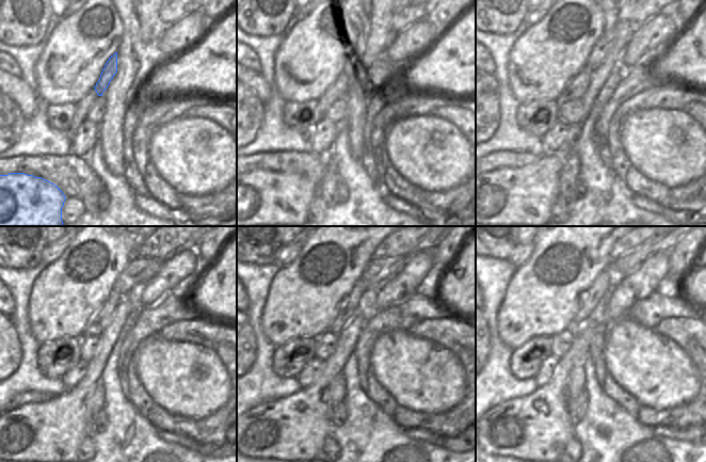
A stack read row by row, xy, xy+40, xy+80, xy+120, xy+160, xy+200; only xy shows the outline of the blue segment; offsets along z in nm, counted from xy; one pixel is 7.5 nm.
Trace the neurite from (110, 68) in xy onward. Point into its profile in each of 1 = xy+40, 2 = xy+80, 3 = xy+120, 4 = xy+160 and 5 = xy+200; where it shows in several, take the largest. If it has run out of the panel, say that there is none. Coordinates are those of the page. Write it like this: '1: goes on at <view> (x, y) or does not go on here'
1: goes on at xy+40 (355, 59)
2: goes on at xy+80 (606, 52)
3: goes on at xy+120 (50, 432)
4: goes on at xy+160 (293, 428)
5: goes on at xy+200 (536, 427)

